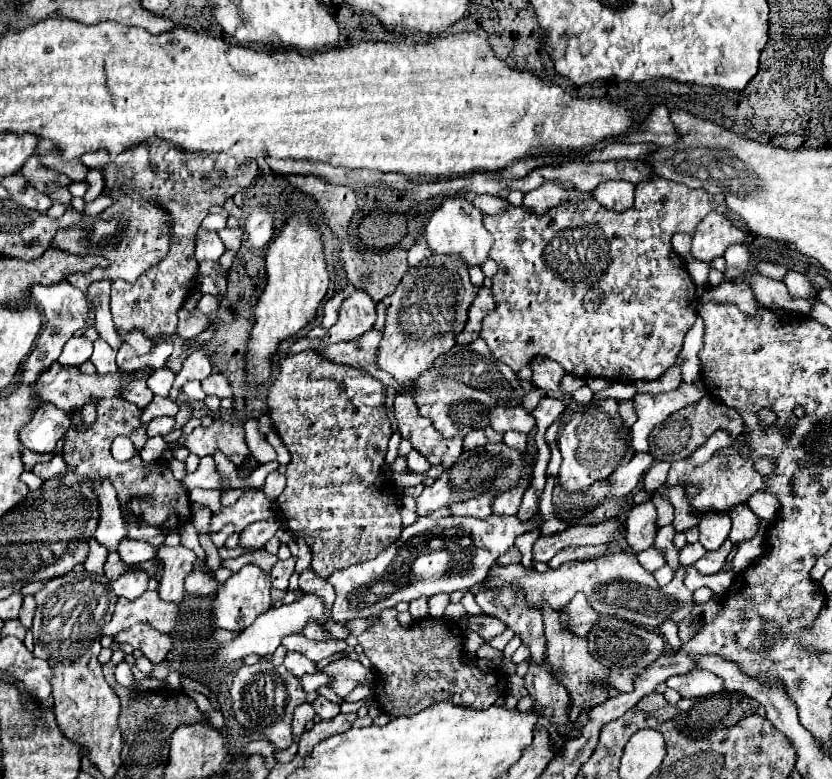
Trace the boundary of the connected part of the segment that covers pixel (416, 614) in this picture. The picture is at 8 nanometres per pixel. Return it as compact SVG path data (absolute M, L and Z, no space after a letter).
M416 599L410 603L410 615L412 619L422 619L428 617L428 599Z

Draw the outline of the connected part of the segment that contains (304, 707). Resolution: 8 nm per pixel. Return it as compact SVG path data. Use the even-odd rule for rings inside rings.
M304 702L300 707L296 707L294 711L294 721L292 721L292 733L296 737L300 737L305 731L306 724L315 716L313 705L308 702Z

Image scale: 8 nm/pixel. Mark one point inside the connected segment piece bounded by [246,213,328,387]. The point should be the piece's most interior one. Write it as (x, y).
(297, 278)

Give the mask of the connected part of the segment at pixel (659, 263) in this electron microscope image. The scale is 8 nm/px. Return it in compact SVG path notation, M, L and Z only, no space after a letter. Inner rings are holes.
M654 177L648 181L640 181L636 185L636 199L634 205L626 211L610 211L598 205L596 201L580 201L580 203L564 203L564 207L554 207L548 211L548 215L532 215L526 207L508 207L500 215L486 215L484 217L484 227L494 235L496 243L490 251L490 257L498 263L498 273L494 275L494 285L492 293L496 299L496 309L482 321L482 331L480 337L488 343L490 351L498 361L504 361L515 373L522 367L530 364L534 357L550 357L558 361L566 373L572 373L576 377L606 377L612 381L640 381L640 379L658 379L666 369L670 369L676 363L676 357L682 349L684 335L686 331L694 325L696 321L696 311L698 311L698 295L696 287L684 269L684 261L674 253L672 249L672 235L678 231L684 233L694 233L694 229L700 221L712 210L724 203L722 195L708 195L704 189L690 189L678 183L672 183L662 177Z

